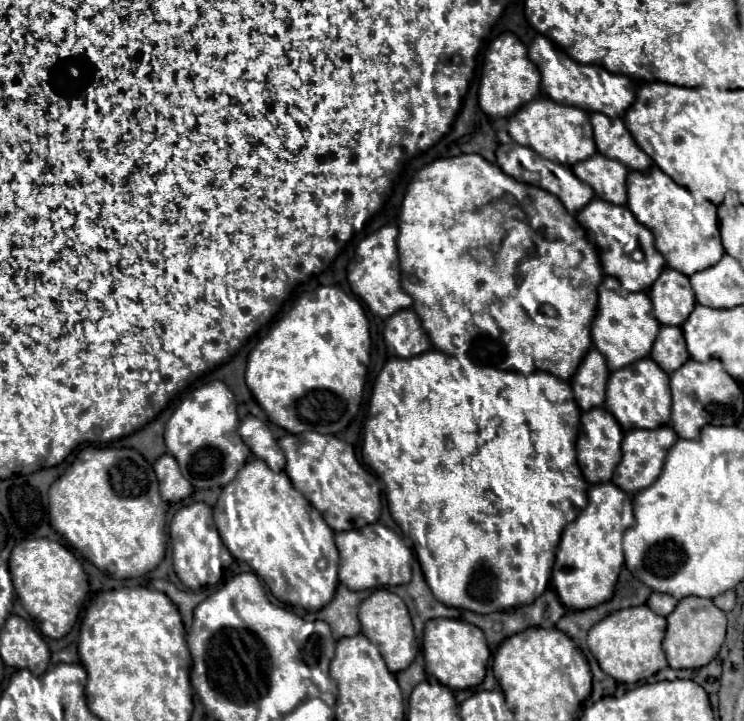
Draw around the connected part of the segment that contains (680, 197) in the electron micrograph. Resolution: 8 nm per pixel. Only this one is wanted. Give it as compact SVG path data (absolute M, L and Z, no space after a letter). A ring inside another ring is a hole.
M651 166L643 172L631 170L627 176L627 208L655 236L657 250L673 270L691 276L721 260L725 254L717 224L717 206L700 192L689 192L669 178L661 168Z

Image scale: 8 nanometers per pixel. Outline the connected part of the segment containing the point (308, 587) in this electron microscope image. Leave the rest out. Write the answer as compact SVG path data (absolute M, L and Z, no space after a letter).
M257 458L247 462L239 470L237 480L221 490L213 518L229 552L237 561L249 564L281 602L295 608L319 610L333 598L339 566L333 530L293 488L285 472L275 474Z

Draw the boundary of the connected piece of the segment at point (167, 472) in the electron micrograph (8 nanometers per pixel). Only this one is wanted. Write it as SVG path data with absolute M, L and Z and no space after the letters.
M163 454L155 464L155 474L159 480L159 490L161 490L161 498L165 502L181 502L185 498L191 496L193 486L189 484L189 480L185 480L181 476L181 470L177 468L177 460L173 460L173 456Z

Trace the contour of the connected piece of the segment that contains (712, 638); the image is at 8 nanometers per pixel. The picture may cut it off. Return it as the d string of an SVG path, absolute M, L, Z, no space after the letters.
M683 598L679 600L677 608L667 616L667 634L663 640L663 650L667 656L667 662L671 668L701 668L707 666L719 652L723 640L725 640L725 628L727 618L725 612L721 612L713 600L707 598Z

